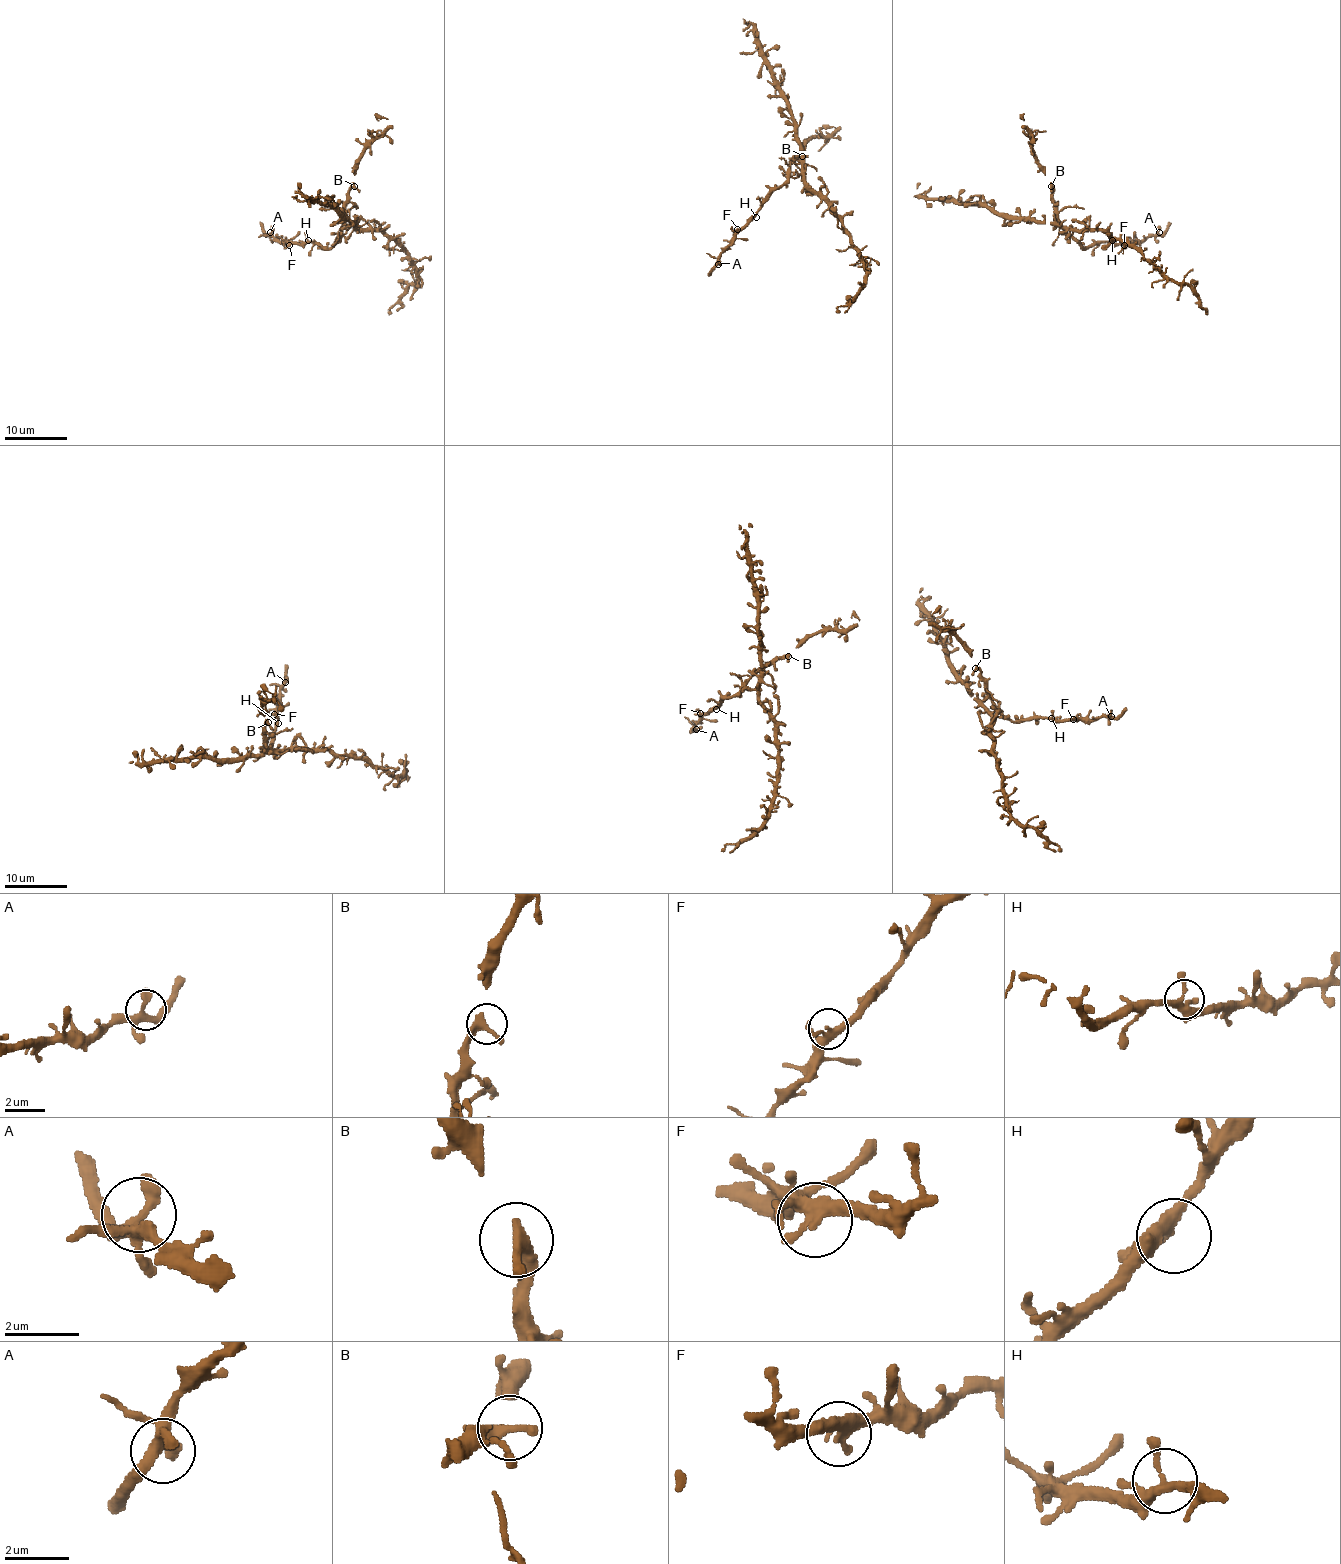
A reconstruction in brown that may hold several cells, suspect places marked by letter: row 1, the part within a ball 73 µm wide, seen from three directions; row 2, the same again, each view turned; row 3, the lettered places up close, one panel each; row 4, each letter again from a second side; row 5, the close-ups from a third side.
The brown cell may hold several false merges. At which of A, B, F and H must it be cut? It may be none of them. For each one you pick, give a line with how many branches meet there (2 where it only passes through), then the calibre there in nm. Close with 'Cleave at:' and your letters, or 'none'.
Cleave at: none

